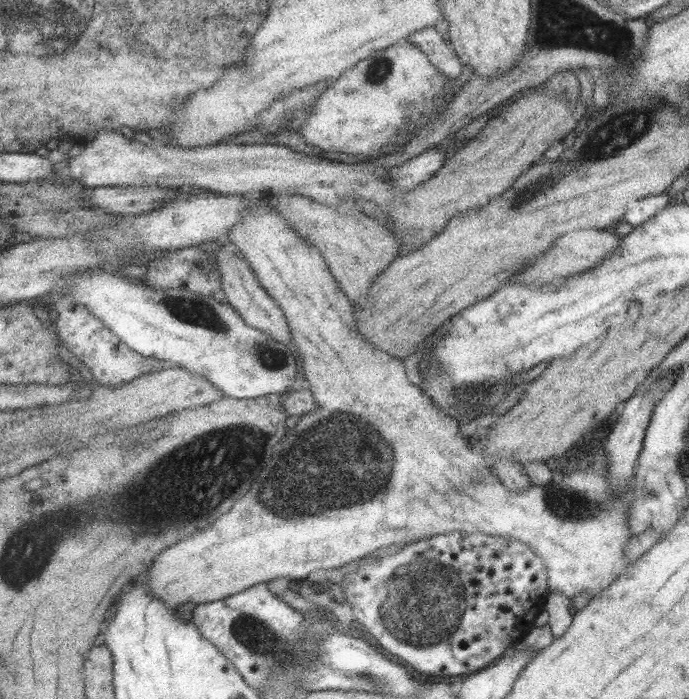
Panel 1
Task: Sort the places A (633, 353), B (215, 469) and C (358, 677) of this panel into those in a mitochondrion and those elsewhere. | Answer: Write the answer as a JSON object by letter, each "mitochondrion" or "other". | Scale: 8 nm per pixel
{"A":"other","B":"mitochondrion","C":"mitochondrion"}

